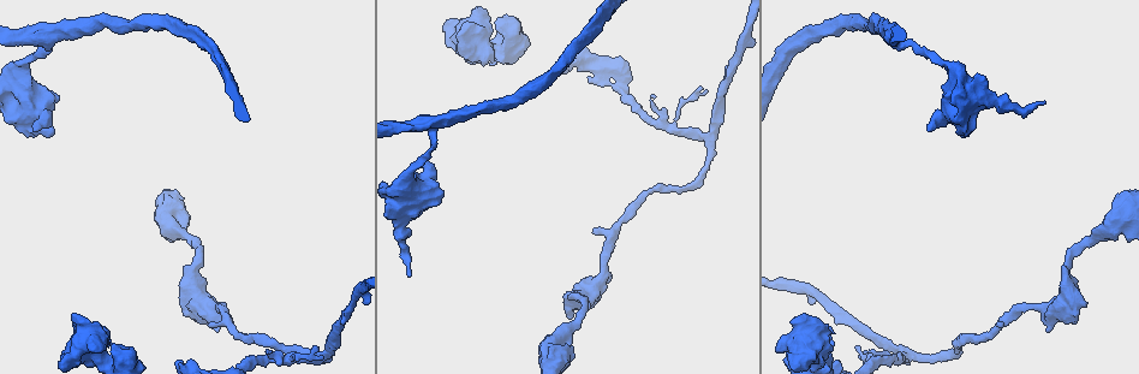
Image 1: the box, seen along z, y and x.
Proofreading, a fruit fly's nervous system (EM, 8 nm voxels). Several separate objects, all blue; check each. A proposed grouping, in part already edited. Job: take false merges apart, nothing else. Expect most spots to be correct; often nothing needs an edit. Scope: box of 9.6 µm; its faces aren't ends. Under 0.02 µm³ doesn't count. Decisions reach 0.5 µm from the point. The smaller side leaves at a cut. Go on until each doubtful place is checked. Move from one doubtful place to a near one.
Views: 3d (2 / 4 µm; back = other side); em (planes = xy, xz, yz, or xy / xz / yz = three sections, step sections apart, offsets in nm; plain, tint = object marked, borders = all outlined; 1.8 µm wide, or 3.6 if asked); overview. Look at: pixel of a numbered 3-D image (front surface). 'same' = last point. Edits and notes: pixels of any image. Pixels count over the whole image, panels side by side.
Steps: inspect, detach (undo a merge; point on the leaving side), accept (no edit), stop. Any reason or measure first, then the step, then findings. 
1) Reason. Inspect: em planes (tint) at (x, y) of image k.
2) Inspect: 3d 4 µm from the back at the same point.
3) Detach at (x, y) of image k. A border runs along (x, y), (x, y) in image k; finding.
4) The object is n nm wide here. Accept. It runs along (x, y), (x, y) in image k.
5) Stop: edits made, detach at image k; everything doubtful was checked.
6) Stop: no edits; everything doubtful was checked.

Sharp bend. Inspect: 3d 4 µm from the back at (50, 43) of image 1.

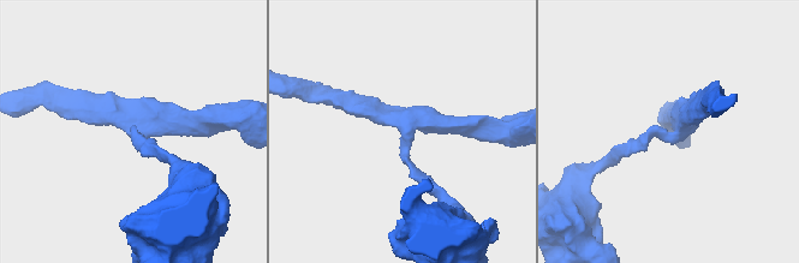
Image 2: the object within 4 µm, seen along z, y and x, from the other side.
Need the tissue. Inspect: em planes (plain) at (682, 133) of image 2.

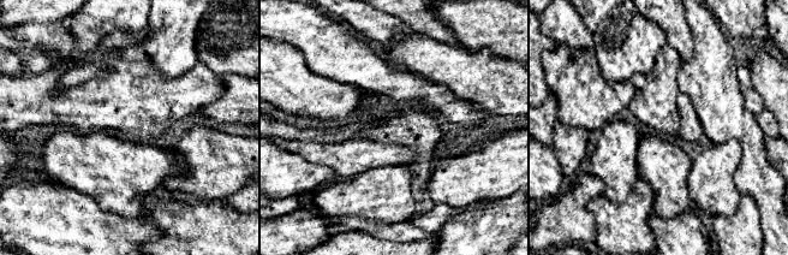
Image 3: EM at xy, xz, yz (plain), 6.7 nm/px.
Inspect: em planes (tint) at the same point.

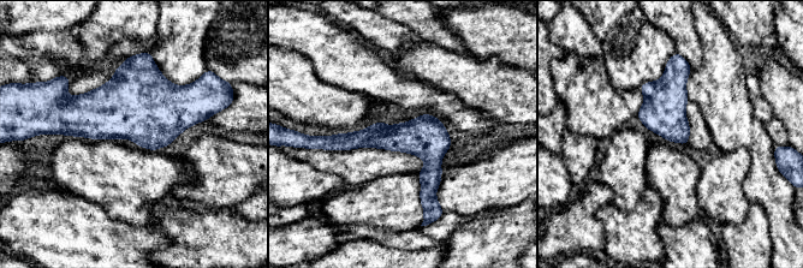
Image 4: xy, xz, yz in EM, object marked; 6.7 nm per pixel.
3 arms meet here. Accept. It runs along (331, 141), (410, 138), (430, 159), (433, 200) in image 4; all the same cell.

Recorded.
Narrows sharply. Inspect: em 3.6 µm planes (tint) at (94, 356) of image 1.

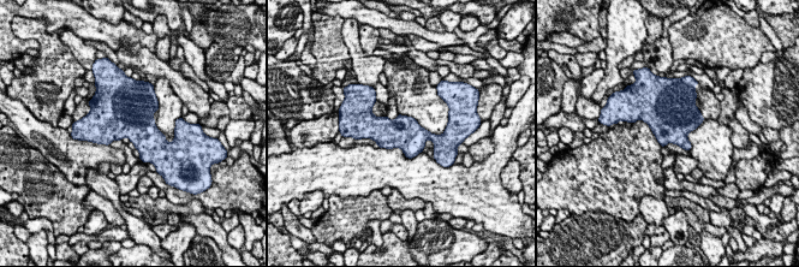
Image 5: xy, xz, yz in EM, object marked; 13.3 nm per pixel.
The object is 440 nm wide here. Accept. All the same cell.

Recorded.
Sudden change in width. Inspect: 3d 2 µm at (215, 313) of image 1.

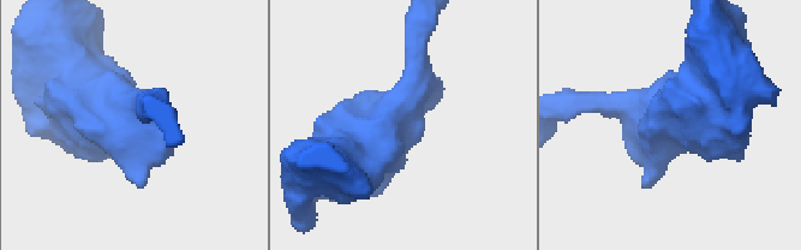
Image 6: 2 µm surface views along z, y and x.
The arms are 200, 440 nm wide. Inspect: em planes (tint) at (132, 120) of image 6.

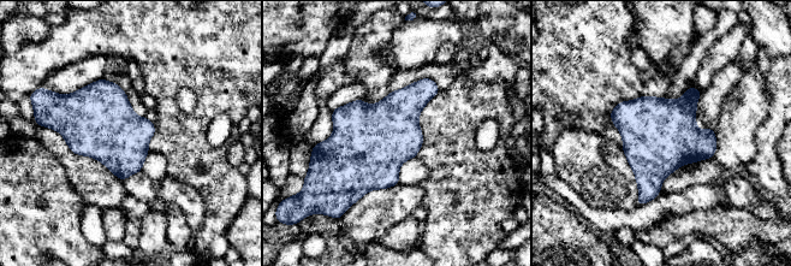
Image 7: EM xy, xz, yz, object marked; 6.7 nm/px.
Accept. All the same cell.

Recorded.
Inspect: 3d 4 µm at (1114, 230) of image 1.

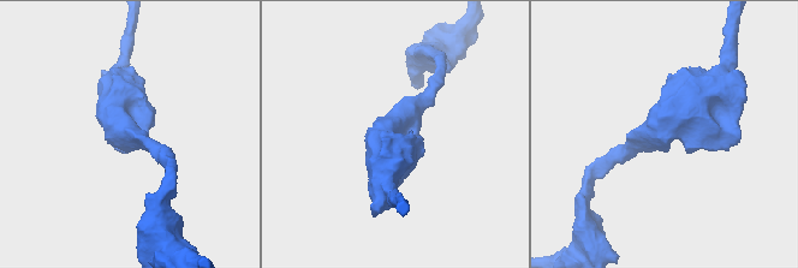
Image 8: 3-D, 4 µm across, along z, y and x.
Need the tissue. Inspect: em 3.6 µm planes (tint) at (396, 131) of image 8.

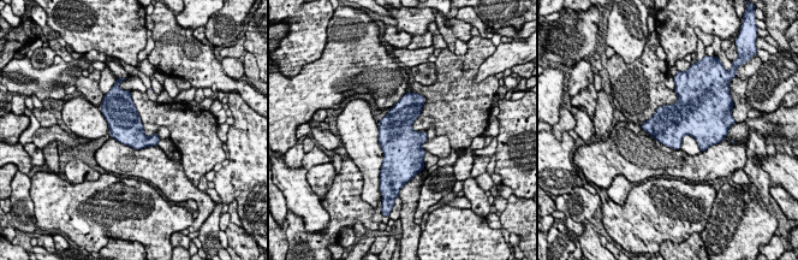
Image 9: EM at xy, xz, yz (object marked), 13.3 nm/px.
Accept. All the same cell.

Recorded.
Stop: no edits; everything doubtful was checked.

